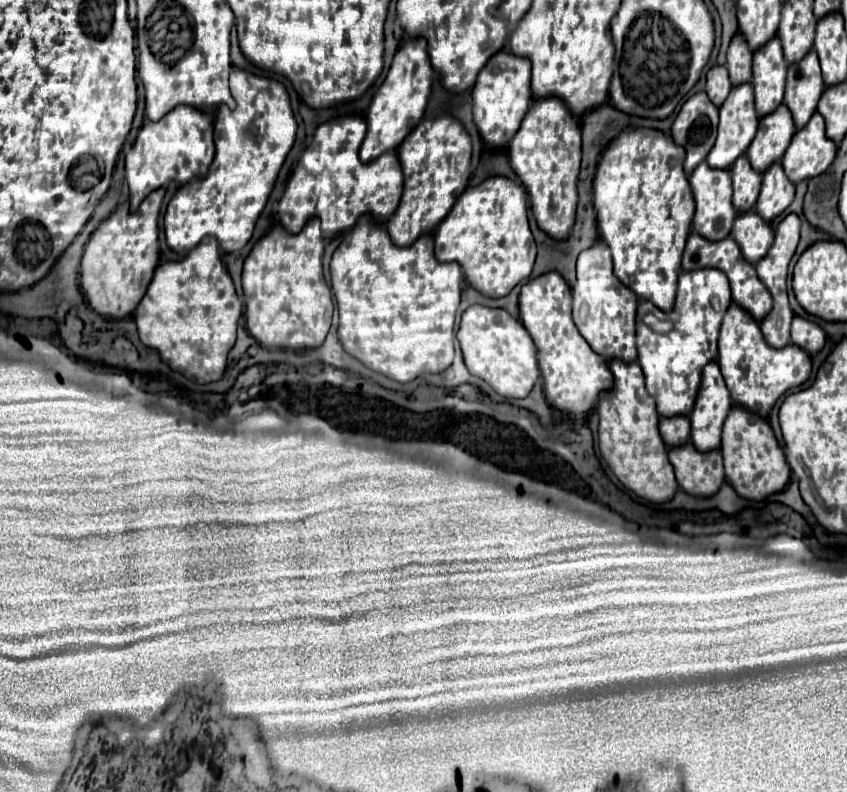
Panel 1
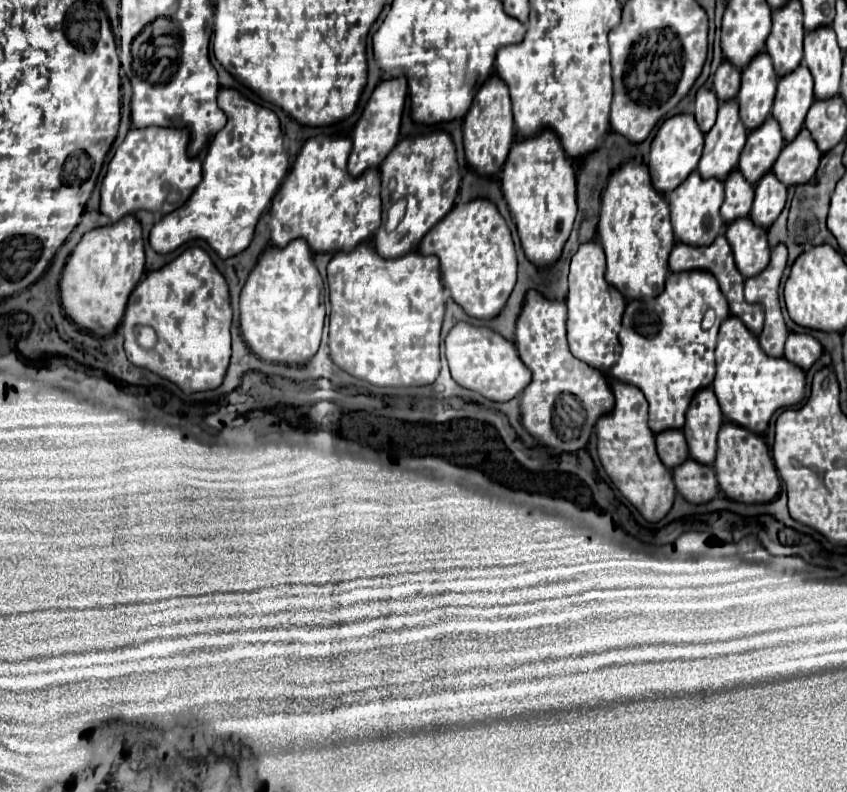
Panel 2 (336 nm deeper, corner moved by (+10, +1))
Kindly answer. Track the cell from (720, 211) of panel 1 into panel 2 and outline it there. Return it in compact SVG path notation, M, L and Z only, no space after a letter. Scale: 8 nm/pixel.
M692 171L686 181L682 181L672 193L666 193L674 235L680 243L686 245L710 245L724 229L724 221L720 217L720 205L724 199L722 181L720 179L702 179L698 171Z

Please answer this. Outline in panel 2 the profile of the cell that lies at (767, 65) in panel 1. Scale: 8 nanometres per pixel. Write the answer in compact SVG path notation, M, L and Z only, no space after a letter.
M758 53L742 71L742 87L738 91L740 119L748 131L760 127L770 115L778 75L768 53Z

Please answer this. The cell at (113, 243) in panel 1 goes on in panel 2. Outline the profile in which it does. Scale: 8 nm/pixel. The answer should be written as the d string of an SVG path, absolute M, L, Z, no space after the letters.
M134 215L88 231L76 245L76 251L68 257L60 279L60 301L66 315L86 331L94 335L112 333L122 317L128 303L128 295L144 275L144 239L142 227Z

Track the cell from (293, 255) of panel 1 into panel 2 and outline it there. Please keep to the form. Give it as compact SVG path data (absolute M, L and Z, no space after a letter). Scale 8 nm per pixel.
M294 239L286 247L270 245L256 267L250 271L246 285L240 293L240 333L246 345L264 361L302 365L310 361L320 345L326 317L326 306L323 298L323 280L314 265L312 251L304 239Z

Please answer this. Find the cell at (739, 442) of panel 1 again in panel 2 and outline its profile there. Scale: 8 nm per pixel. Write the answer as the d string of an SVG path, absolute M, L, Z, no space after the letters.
M724 423L718 433L718 455L714 461L714 471L722 493L732 501L768 503L780 493L780 477L766 443L760 435L754 435L752 431L746 431L746 427L738 427L736 423Z

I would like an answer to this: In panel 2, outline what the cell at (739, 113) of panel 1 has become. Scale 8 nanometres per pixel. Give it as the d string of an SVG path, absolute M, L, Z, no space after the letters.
M734 99L722 101L714 127L706 133L706 145L698 163L702 179L726 179L736 169L740 151L746 143L746 127L738 117L738 103Z

